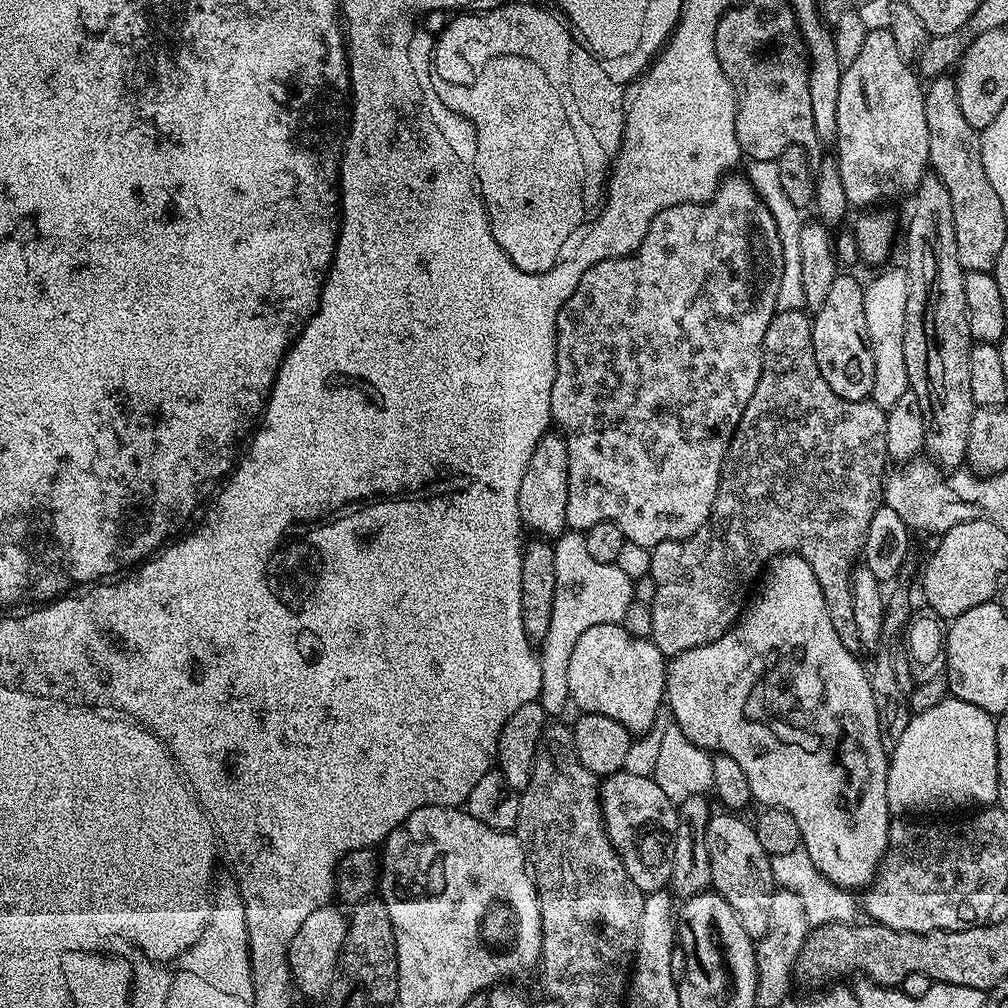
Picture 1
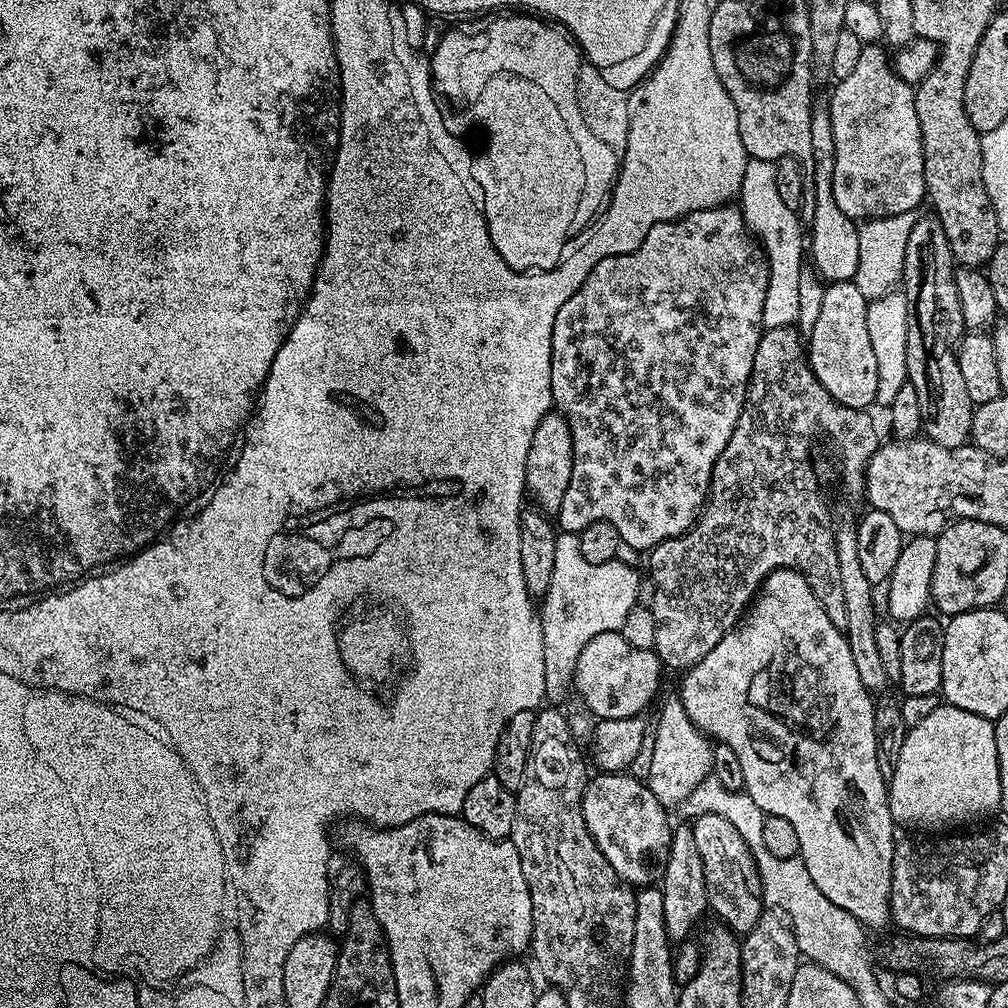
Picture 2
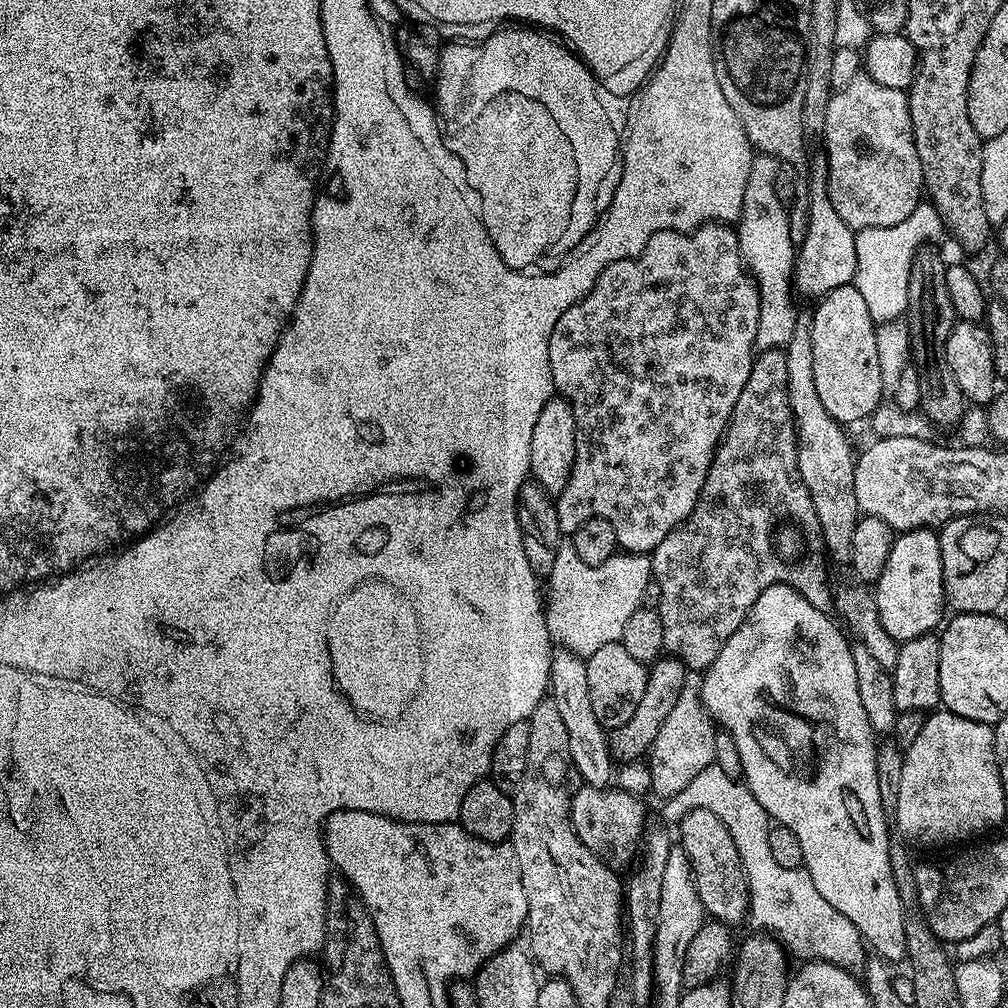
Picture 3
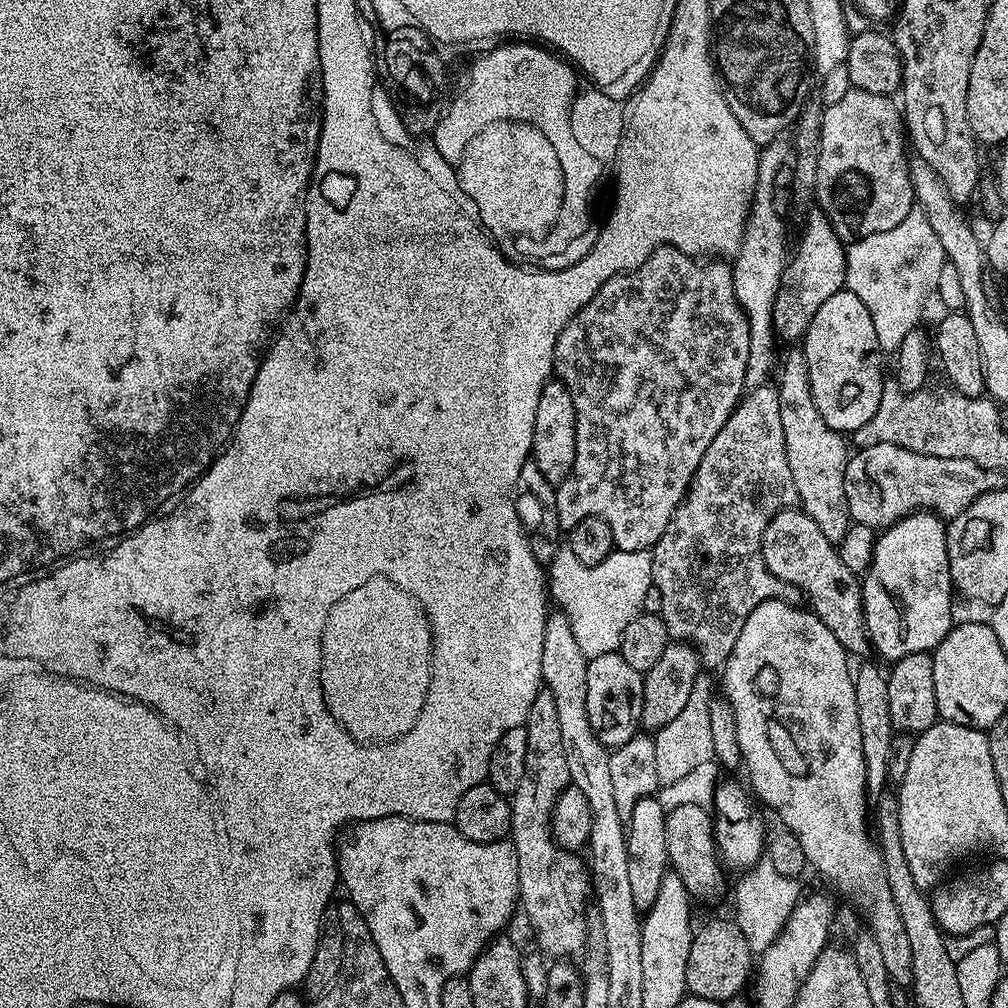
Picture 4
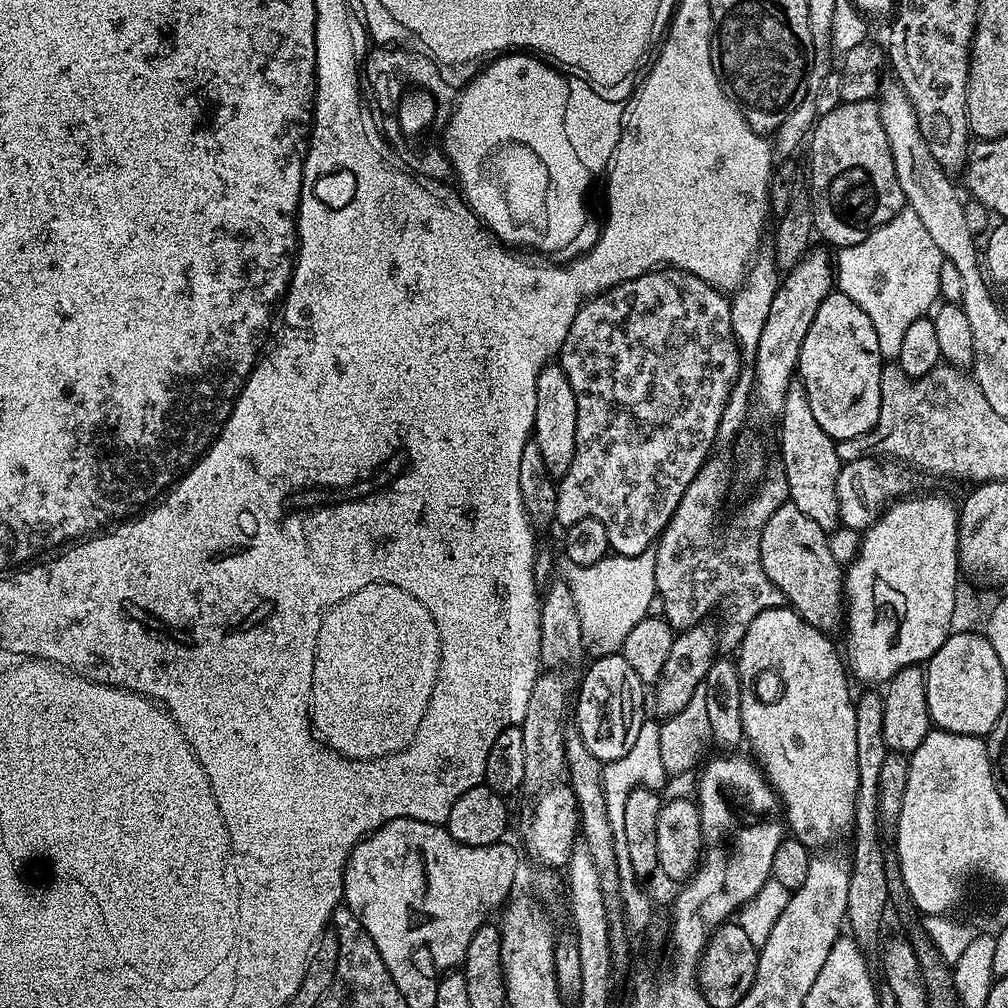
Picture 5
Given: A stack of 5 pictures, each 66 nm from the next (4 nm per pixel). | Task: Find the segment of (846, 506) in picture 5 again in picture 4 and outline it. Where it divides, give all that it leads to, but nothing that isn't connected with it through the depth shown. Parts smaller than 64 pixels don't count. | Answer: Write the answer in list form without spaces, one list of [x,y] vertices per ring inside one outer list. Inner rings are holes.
[[[893,444],[853,451],[845,470],[846,506],[851,519],[883,530],[915,512],[935,512],[941,518],[962,514],[979,496],[1001,487],[1002,476],[966,458],[934,458]]]

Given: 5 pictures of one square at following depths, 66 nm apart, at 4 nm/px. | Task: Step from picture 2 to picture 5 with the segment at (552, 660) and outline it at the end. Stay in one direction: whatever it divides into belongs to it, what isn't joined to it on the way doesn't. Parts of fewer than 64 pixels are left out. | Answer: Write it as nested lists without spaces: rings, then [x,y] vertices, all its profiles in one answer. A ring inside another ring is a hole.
[[[651,548],[634,556],[610,554],[594,567],[577,564],[565,567],[564,579],[574,596],[583,640],[589,649],[594,649],[599,655],[615,655],[623,649],[626,635],[649,615],[650,602],[657,597],[656,562],[655,549]]]

